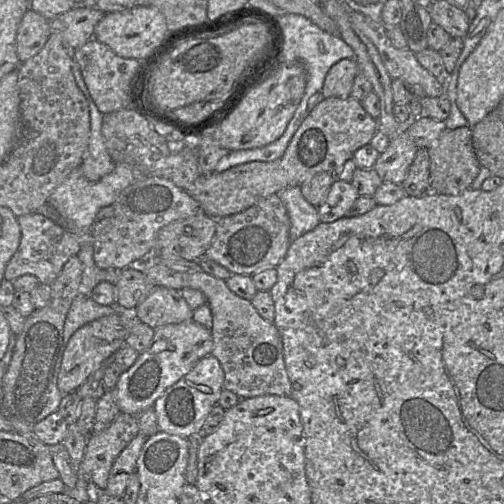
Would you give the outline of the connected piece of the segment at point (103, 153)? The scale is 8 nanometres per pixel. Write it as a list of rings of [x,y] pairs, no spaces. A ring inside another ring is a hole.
[[[74,59],[72,60],[71,70],[78,88],[88,102],[90,113],[90,136],[80,165],[81,173],[88,181],[96,182],[112,172],[115,168],[115,163],[106,149],[101,131],[104,114],[98,110],[94,103],[84,82],[79,65]]]

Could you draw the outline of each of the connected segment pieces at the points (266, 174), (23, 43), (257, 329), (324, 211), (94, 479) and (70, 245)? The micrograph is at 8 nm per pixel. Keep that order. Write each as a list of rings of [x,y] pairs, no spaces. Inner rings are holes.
[[[352,96],[326,98],[303,120],[279,159],[252,161],[221,173],[200,175],[186,191],[200,203],[206,215],[214,219],[234,215],[285,188],[301,186],[318,173],[337,175],[359,148],[371,143],[378,131],[378,119],[365,111],[362,101]]]
[[[29,7],[21,19],[16,34],[19,62],[25,62],[36,55],[46,44],[51,32],[51,20]]]
[[[152,254],[146,257],[142,262],[138,263],[141,264],[141,270],[146,274],[146,276],[151,280],[151,282],[155,286],[162,286],[162,287],[167,287],[167,288],[173,288],[177,290],[182,290],[184,288],[192,288],[201,291],[205,297],[206,297],[206,303],[209,305],[211,314],[212,314],[212,328],[211,328],[211,334],[213,338],[213,350],[211,355],[216,357],[220,364],[221,367],[224,371],[224,389],[229,390],[233,393],[235,393],[237,396],[239,396],[241,399],[246,399],[246,398],[252,398],[255,396],[260,396],[260,395],[279,395],[279,396],[290,396],[291,395],[291,383],[285,368],[285,362],[284,362],[284,357],[283,357],[283,342],[281,338],[281,334],[278,331],[277,327],[274,325],[273,322],[269,322],[265,320],[255,309],[255,307],[252,305],[250,300],[244,299],[238,295],[236,295],[234,292],[232,292],[227,284],[226,280],[222,280],[220,278],[214,277],[206,272],[178,272],[174,271],[165,265],[163,265],[160,261],[160,258],[158,256],[153,256]]]
[[[336,179],[325,202],[317,207],[320,222],[331,223],[345,217],[358,197],[360,195],[352,182]]]
[[[120,412],[103,429],[93,431],[78,465],[78,477],[80,474],[98,489],[104,490],[116,458],[139,433],[137,415],[124,412]]]
[[[37,212],[19,216],[18,223],[21,229],[21,240],[17,251],[5,268],[4,279],[13,281],[22,275],[34,275],[41,284],[50,285],[61,273],[70,257],[78,255],[83,238]]]

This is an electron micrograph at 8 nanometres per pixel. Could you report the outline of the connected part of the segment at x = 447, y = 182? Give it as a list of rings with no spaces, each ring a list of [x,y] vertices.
[[[460,127],[445,129],[429,148],[430,155],[430,191],[444,195],[457,195],[471,189],[478,176],[481,164],[473,148],[472,128]]]

